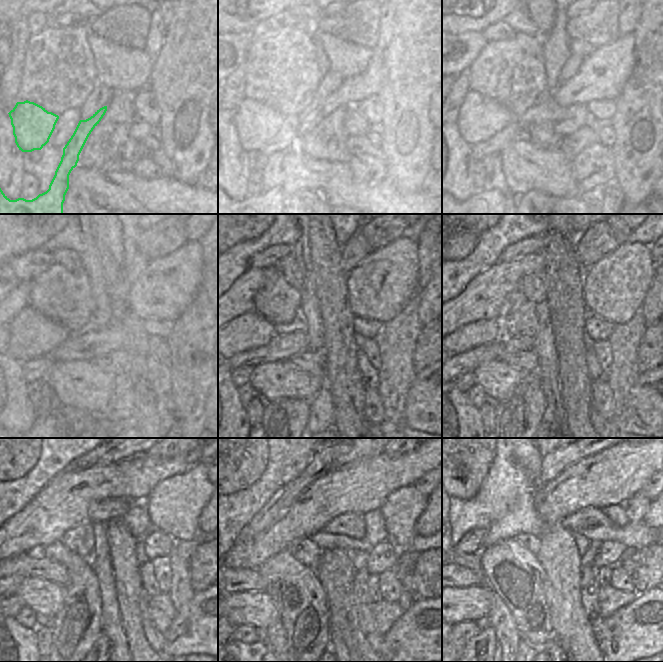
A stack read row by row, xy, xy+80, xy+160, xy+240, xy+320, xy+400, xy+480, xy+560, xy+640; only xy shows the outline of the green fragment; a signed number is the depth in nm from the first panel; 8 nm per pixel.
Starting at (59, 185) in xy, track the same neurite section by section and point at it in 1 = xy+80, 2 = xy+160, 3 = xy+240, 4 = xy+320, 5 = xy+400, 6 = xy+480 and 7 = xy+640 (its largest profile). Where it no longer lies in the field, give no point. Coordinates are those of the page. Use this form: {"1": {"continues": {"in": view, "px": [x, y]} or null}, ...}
{"1": {"continues": {"in": "xy+80", "px": [353, 90]}}, "2": {"continues": {"in": "xy+160", "px": [602, 74]}}, "3": {"continues": {"in": "xy+240", "px": [167, 285]}}, "4": {"continues": {"in": "xy+320", "px": [386, 283]}}, "5": {"continues": {"in": "xy+400", "px": [615, 285]}}, "6": {"continues": {"in": "xy+480", "px": [173, 506]}}, "7": {"continues": {"in": "xy+640", "px": [632, 510]}}}

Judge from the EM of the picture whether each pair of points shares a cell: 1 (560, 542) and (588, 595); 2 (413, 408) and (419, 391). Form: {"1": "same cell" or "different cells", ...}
{"1": "different cells", "2": "same cell"}

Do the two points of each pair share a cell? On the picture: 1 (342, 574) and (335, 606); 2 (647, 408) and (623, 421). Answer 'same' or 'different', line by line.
1: same
2: same

